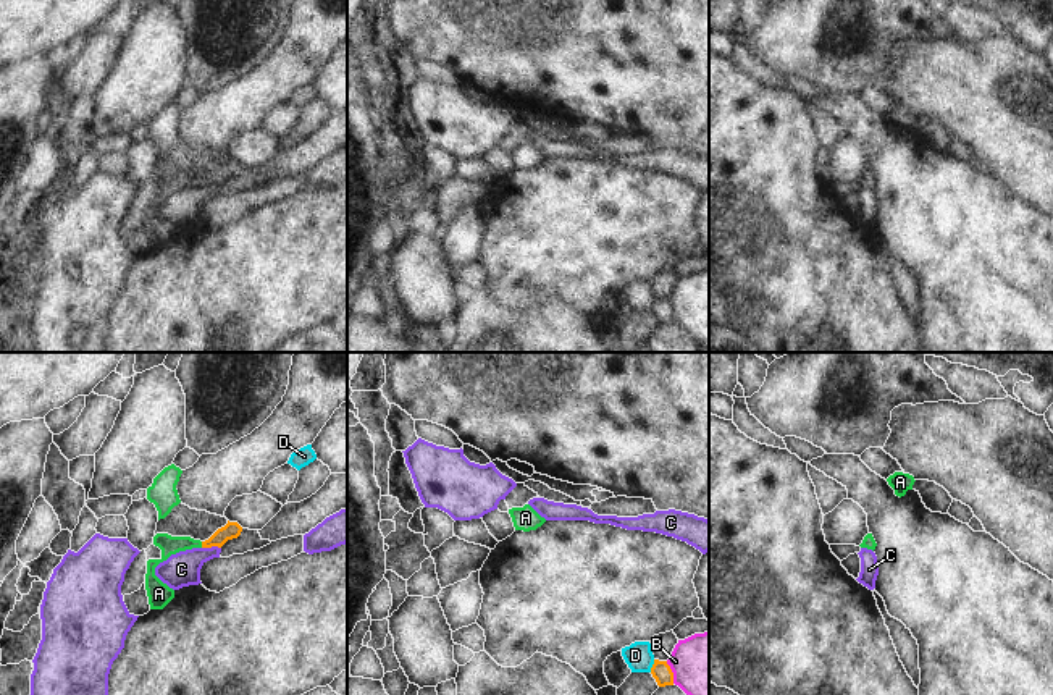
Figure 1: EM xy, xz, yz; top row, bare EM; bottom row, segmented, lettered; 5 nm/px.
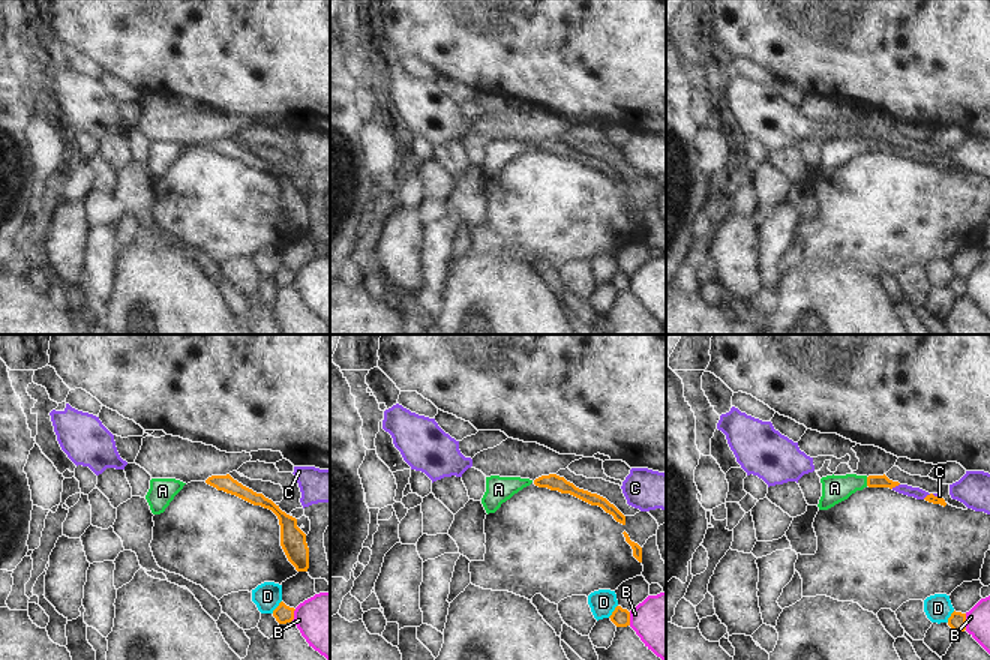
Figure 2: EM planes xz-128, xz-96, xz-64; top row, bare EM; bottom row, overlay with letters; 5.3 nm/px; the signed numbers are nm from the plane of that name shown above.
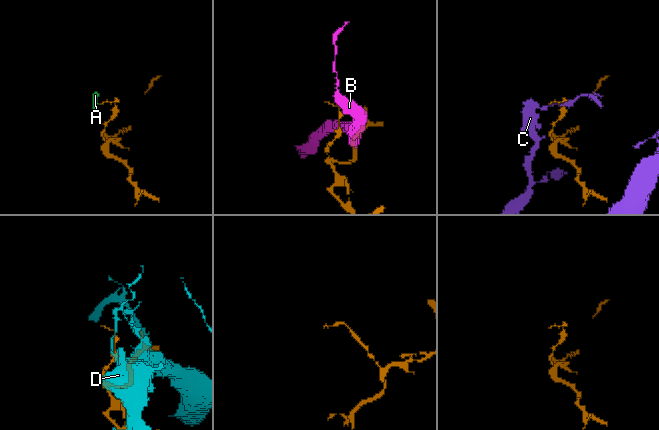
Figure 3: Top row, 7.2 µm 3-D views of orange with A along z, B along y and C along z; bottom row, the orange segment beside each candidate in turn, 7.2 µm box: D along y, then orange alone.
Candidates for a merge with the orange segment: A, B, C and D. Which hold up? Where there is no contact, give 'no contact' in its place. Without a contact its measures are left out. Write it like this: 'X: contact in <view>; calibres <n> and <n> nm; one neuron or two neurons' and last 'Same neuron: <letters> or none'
A: contact in xy; calibres 80 and 100 nm; one neuron
B: contact in xz; calibres 100 and 340 nm; two neurons
C: contact in xy; calibres 80 and 170 nm; two neurons
D: contact in xz; calibres 100 and 140 nm; two neurons
Same neuron: A

